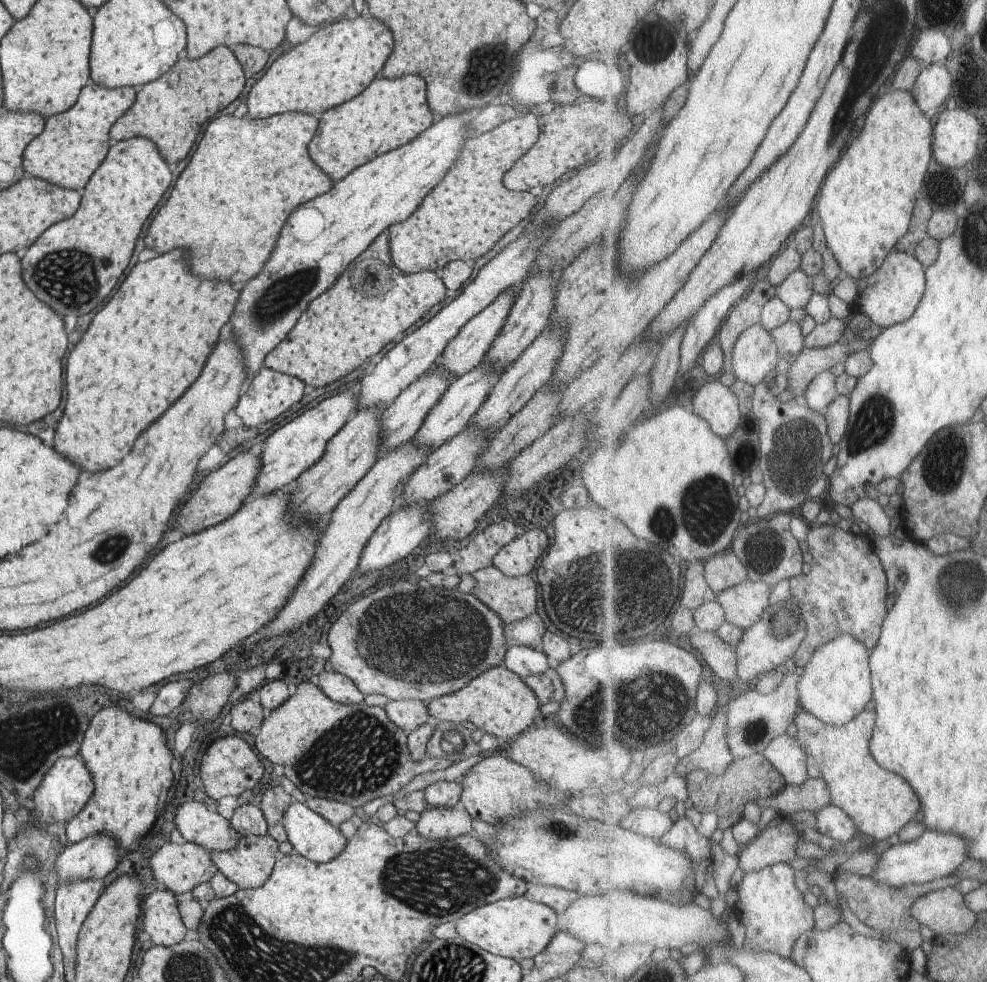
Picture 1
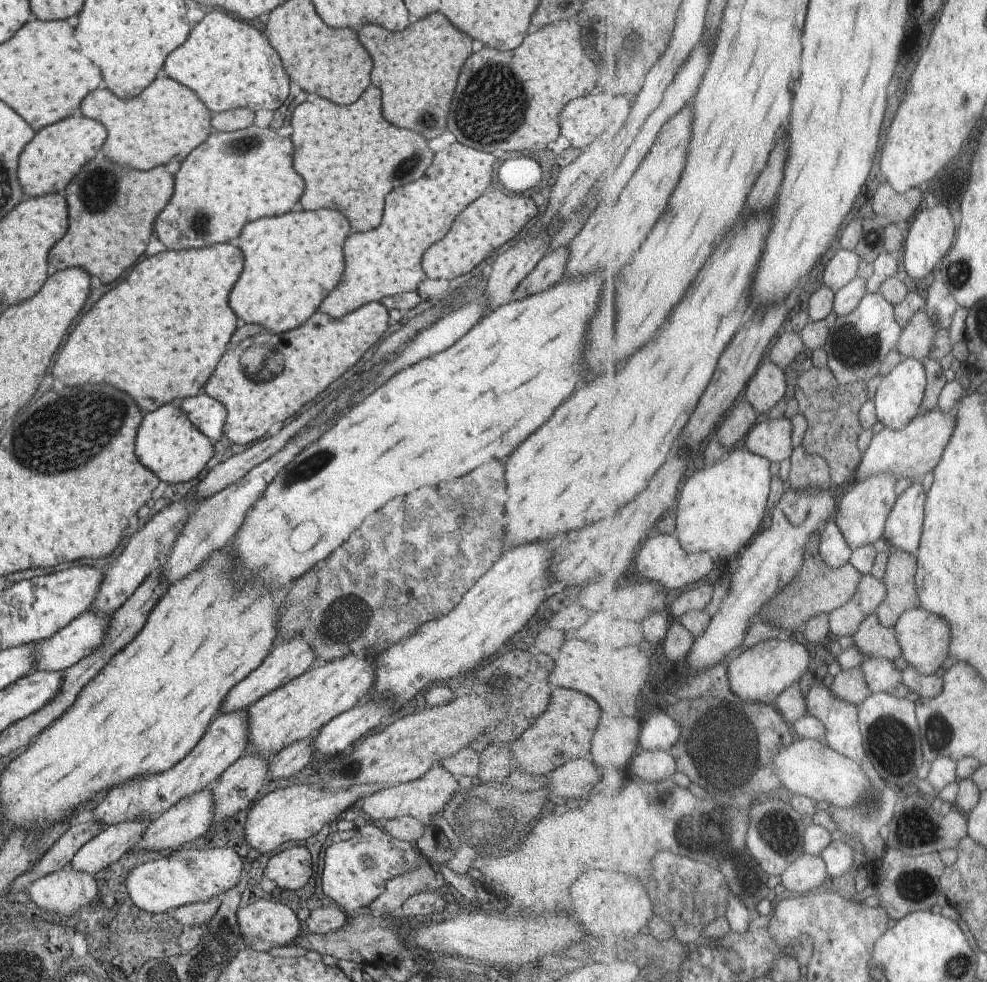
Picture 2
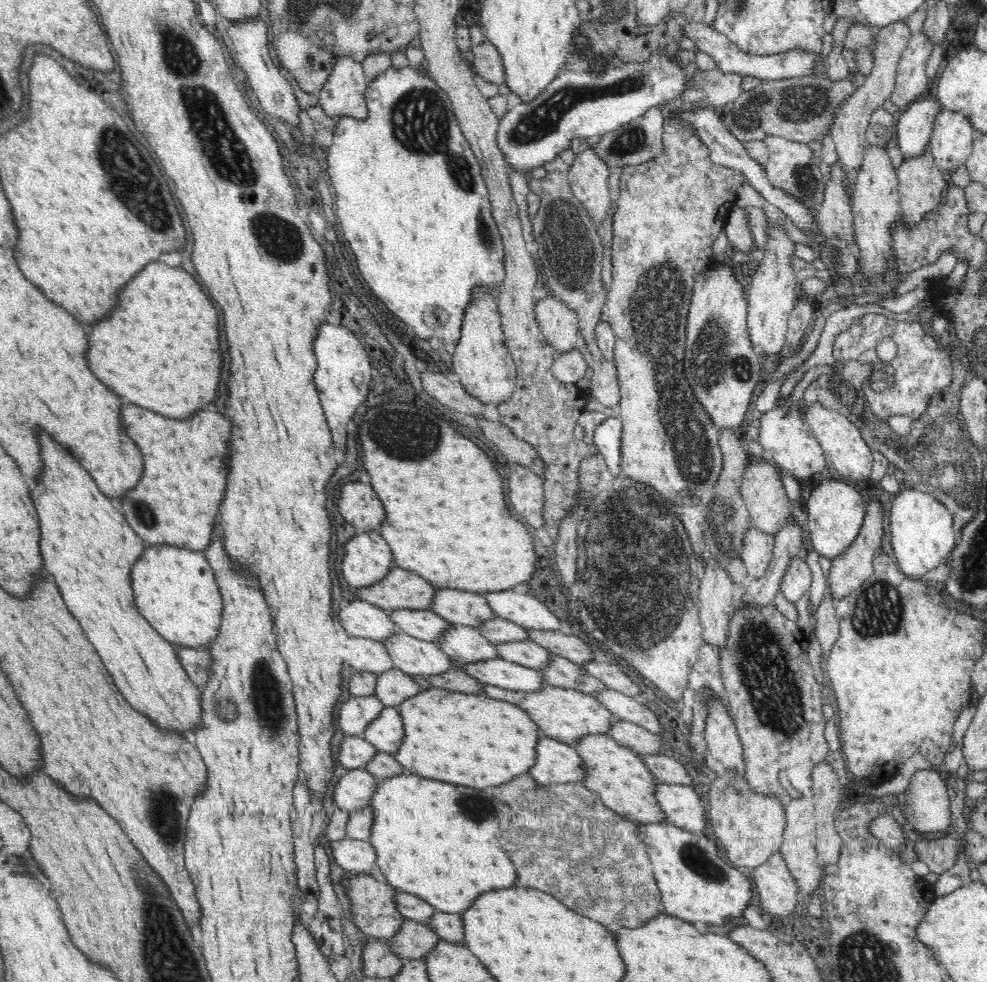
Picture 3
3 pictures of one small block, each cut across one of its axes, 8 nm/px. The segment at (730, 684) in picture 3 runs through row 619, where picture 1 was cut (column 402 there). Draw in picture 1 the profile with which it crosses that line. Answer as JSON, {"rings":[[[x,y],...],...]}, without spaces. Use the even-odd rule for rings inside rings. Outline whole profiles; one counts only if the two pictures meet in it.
{"rings":[[[308,682],[299,684],[296,694],[289,696],[278,708],[267,712],[259,729],[258,736],[255,736],[256,750],[272,764],[284,766],[288,780],[294,782],[306,797],[340,800],[342,804],[349,804],[359,811],[367,802],[400,792],[416,776],[451,765],[451,761],[445,757],[424,756],[423,760],[414,761],[409,756],[407,734],[401,728],[396,728],[383,708],[370,708],[366,703],[352,706],[334,702],[327,698],[319,686]]]}

